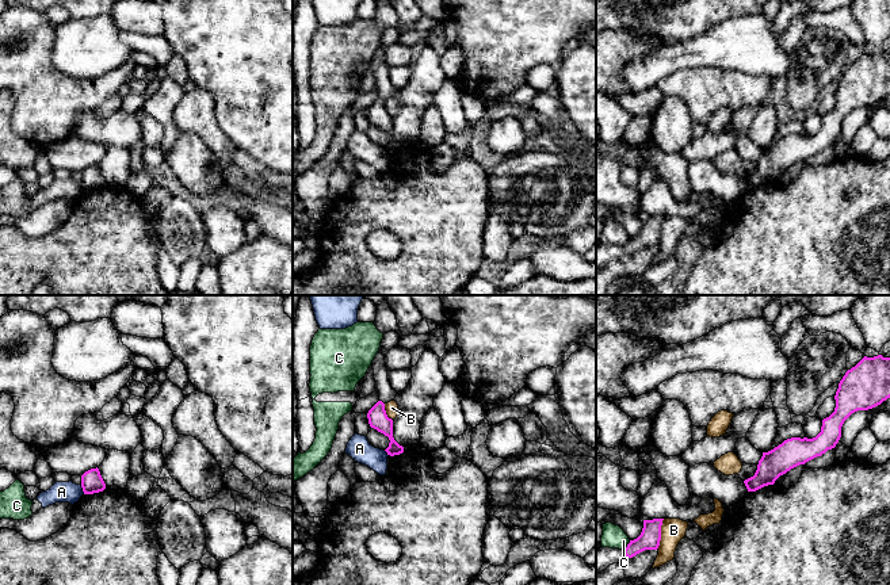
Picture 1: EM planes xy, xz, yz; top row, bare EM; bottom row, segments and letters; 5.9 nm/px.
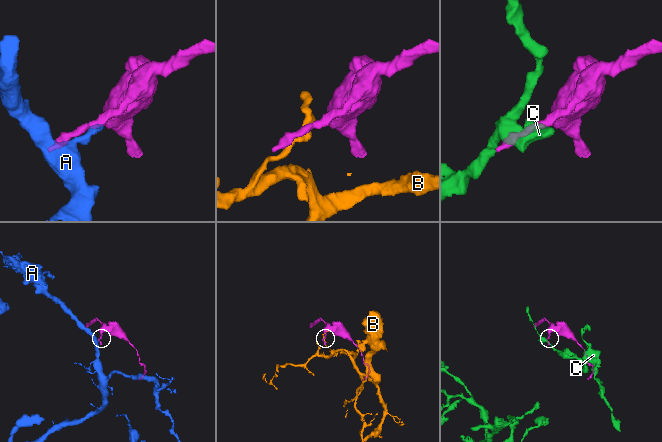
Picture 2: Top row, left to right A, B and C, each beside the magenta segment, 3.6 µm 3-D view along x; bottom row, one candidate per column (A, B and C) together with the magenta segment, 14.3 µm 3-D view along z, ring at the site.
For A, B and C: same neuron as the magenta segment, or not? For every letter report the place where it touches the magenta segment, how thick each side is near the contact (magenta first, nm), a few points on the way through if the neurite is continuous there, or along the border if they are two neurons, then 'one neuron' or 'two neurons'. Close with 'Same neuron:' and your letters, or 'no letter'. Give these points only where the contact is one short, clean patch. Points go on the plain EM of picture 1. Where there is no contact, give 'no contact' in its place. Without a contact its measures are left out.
A: meets magenta in xy at (83, 186); 130 nm thick on the magenta side, 130 nm on the other; border along xy (80, 182), (84, 190); two neurons
B: meets magenta in yz at (660, 230); 130 nm thick on the magenta side, 140 nm on the other; two neurons
C: meets magenta in yz at (627, 243); 130 nm thick on the magenta side, 140 nm on the other; border along yz (630, 237), (623, 247); two neurons
Same neuron: no letter

